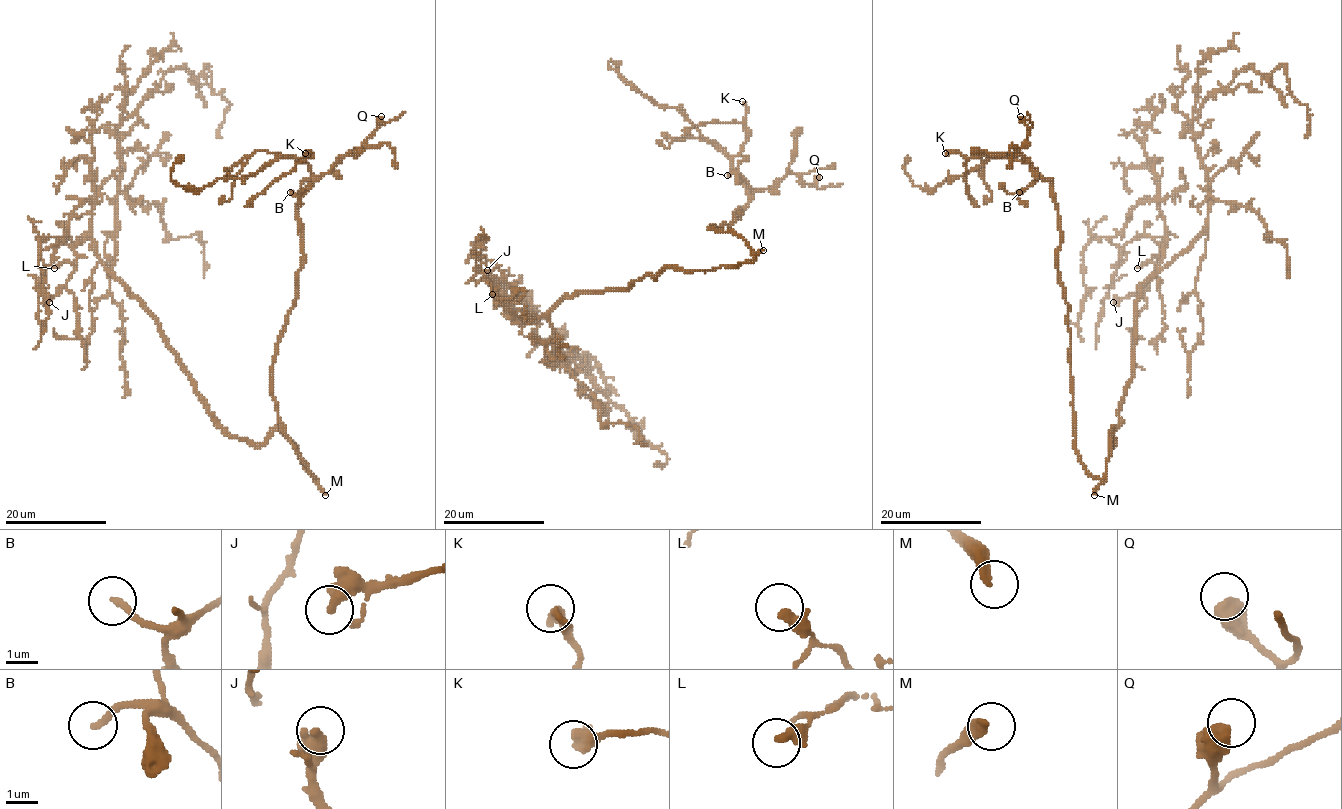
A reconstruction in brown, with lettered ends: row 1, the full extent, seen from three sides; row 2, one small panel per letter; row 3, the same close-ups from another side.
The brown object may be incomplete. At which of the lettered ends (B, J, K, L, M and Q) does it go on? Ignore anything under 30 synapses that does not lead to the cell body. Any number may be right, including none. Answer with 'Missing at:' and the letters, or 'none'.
Missing at: M

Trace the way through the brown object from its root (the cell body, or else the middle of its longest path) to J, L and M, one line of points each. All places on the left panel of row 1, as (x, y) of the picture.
J: (267, 436), (248, 444), (217, 423), (159, 321), (89, 237), (76, 246), (67, 285), (49, 302)
L: (267, 436), (248, 444), (217, 423), (159, 321), (89, 237), (76, 246), (73, 263), (54, 268)
M: (267, 436), (277, 428), (295, 446), (305, 470), (325, 495)

